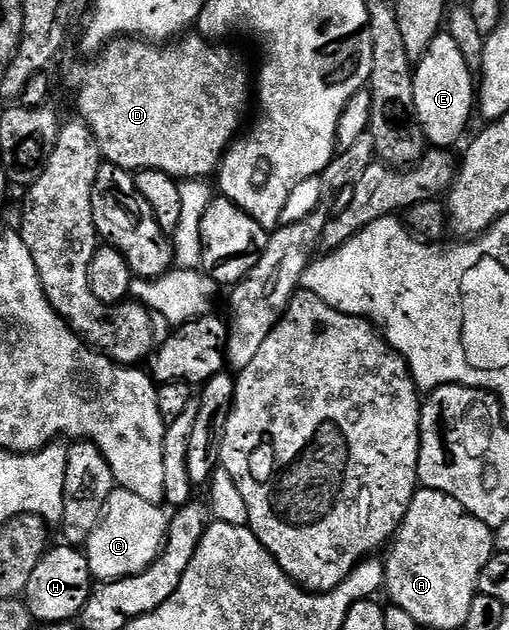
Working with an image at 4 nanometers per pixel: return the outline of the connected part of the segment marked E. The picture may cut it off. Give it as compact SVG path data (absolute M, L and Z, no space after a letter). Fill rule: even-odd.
M441 31L414 69L414 107L425 142L432 147L452 147L463 135L472 113L474 117L477 101L478 85L466 59L462 59L462 51L458 51L458 43Z

